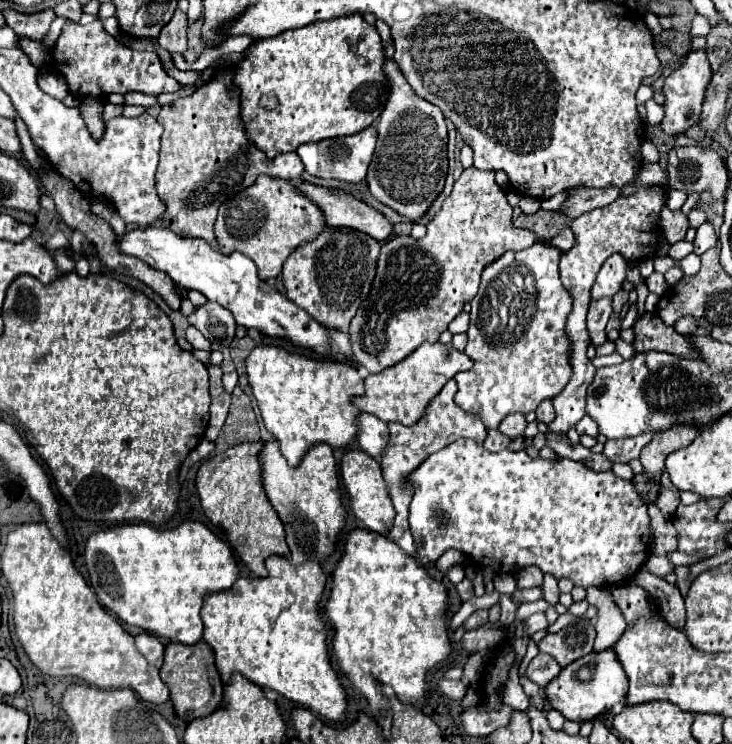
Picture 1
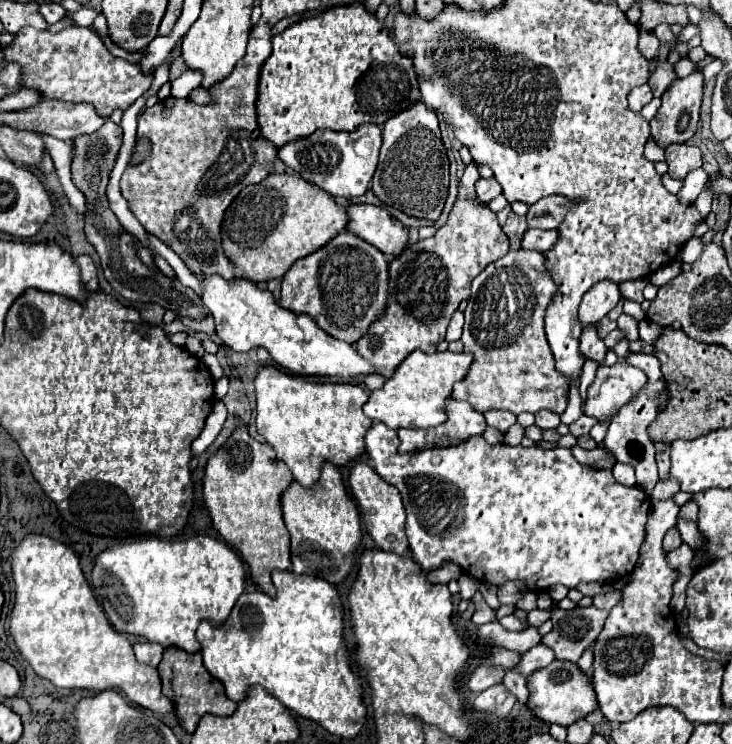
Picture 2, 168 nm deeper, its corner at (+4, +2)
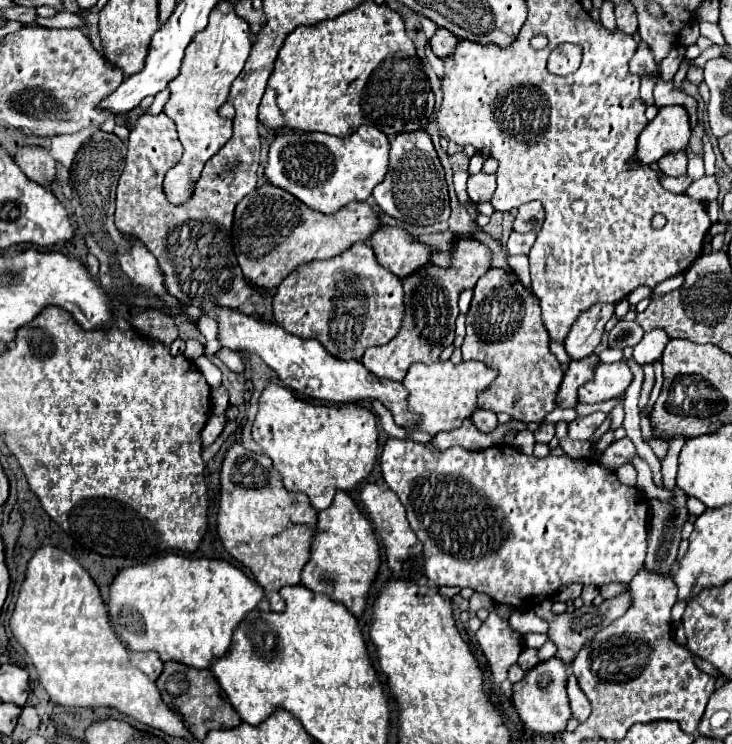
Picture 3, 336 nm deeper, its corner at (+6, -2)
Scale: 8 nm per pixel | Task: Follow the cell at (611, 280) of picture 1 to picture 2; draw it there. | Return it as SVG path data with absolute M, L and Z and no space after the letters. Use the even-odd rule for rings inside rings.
M600 282L600 286L590 288L578 308L578 318L582 328L596 326L620 300L620 290L614 282Z

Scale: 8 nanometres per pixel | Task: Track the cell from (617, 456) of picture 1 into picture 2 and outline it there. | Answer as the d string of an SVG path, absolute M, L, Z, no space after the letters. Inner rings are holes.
M630 352L628 358L626 358L628 364L640 368L644 374L648 374L648 382L646 386L628 402L624 404L616 416L612 418L610 422L610 428L608 428L608 434L604 438L604 444L610 452L614 452L616 460L618 462L624 462L624 464L630 464L634 470L636 470L636 478L638 478L638 486L642 490L646 490L648 494L652 492L652 488L656 486L658 482L658 468L656 468L656 460L654 460L654 444L650 442L648 438L648 424L654 422L656 414L658 414L658 394L662 392L664 388L664 378L662 378L662 372L660 372L660 362L656 356L650 356L650 354L634 354Z

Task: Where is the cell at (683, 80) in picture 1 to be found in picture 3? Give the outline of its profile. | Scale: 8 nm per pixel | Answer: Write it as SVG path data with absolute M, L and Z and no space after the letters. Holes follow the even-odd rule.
M662 106L638 138L640 164L658 162L668 152L680 152L690 140L690 116L684 106Z

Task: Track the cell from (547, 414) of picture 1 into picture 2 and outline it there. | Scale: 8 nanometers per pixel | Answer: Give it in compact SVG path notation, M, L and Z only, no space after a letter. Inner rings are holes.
M542 410L542 412L538 412L536 414L536 422L534 422L540 430L550 430L550 428L558 428L558 424L560 424L560 416L556 416L554 412L546 412L546 410Z

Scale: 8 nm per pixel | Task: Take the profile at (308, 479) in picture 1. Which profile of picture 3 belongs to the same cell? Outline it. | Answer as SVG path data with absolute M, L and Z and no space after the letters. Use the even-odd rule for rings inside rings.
M336 492L334 502L326 510L318 512L316 534L310 542L310 560L302 568L302 580L300 582L306 588L310 588L318 594L326 594L328 598L344 604L354 616L360 616L360 612L366 606L368 590L370 590L370 584L376 576L378 564L380 564L380 548L378 548L378 540L374 536L374 530L372 530L370 522L364 518L364 514L358 510L354 500L346 492Z

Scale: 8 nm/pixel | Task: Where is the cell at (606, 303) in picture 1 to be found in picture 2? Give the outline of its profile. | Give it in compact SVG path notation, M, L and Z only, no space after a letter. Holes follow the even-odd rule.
M584 330L584 332L582 332L580 354L582 354L586 360L594 360L594 362L598 362L598 364L604 362L604 358L606 358L606 346L604 346L604 342L598 338L596 330Z

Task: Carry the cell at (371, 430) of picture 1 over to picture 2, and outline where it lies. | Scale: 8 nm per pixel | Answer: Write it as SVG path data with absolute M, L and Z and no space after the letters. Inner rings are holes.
M378 422L374 424L368 434L366 434L366 450L370 460L374 462L376 472L392 486L398 488L404 508L406 508L406 534L410 540L410 550L412 550L412 558L414 562L418 562L424 570L438 570L444 562L454 562L458 564L464 572L466 572L466 564L468 564L468 574L480 582L490 582L494 586L502 586L508 580L522 580L526 582L526 588L530 592L542 592L548 590L554 584L564 584L566 588L574 588L578 582L604 582L610 578L624 578L630 576L636 560L638 560L638 550L644 542L644 524L648 520L648 508L650 508L650 498L644 490L640 490L638 486L624 486L620 482L614 480L612 470L596 470L590 466L580 464L572 454L570 448L552 448L552 450L544 450L540 446L532 446L532 448L524 448L524 446L506 446L506 444L488 444L484 442L482 436L478 438L470 438L462 444L450 446L450 448L432 448L432 450L420 450L414 454L400 454L398 452L400 446L400 438L398 432L388 428L386 424Z

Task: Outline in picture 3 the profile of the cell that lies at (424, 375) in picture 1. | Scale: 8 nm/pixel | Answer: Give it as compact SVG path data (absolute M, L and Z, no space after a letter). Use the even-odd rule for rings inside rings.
M436 360L434 364L416 362L410 366L406 378L402 380L404 388L408 390L408 410L420 416L416 428L428 434L438 434L442 430L456 430L464 418L472 414L476 408L476 396L490 386L496 378L496 370L490 370L484 362L460 362L452 364L450 360Z

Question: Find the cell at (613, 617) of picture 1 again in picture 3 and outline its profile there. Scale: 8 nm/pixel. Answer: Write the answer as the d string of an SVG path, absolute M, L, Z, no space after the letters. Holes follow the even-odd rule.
M574 674L568 676L568 698L570 698L572 716L578 722L586 722L590 718L590 702L588 702L586 694L582 692L582 688L578 686L578 680Z

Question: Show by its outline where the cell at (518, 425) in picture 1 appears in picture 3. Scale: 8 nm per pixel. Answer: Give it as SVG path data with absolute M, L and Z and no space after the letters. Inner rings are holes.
M476 410L476 412L472 414L472 422L474 422L474 426L476 426L480 432L492 432L492 430L496 430L496 426L498 426L498 418L496 418L496 414L490 412L490 410Z

